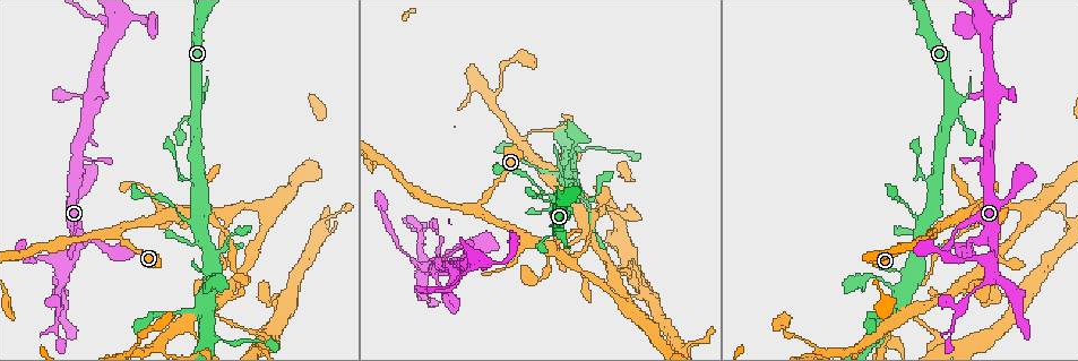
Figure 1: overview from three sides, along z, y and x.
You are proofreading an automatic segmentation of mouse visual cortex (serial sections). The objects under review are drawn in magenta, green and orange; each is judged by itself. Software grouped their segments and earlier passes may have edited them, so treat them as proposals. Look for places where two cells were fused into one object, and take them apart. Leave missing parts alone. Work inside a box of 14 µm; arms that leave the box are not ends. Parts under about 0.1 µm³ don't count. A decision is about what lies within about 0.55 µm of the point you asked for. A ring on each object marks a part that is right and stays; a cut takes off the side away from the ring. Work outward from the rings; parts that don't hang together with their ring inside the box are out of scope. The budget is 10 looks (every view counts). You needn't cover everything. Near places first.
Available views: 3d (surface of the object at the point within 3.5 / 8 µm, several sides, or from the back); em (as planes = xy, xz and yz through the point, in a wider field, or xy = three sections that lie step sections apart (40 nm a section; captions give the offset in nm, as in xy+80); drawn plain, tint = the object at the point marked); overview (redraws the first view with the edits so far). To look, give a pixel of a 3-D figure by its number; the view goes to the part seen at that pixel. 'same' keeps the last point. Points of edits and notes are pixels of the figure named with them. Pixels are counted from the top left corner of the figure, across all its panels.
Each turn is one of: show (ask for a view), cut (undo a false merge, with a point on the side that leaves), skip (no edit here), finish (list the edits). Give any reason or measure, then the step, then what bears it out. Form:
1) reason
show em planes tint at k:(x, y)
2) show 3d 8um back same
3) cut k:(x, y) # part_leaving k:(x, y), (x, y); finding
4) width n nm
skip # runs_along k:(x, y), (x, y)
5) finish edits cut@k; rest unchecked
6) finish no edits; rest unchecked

branch point
show 3d 3.5um back at 1:(479, 209)

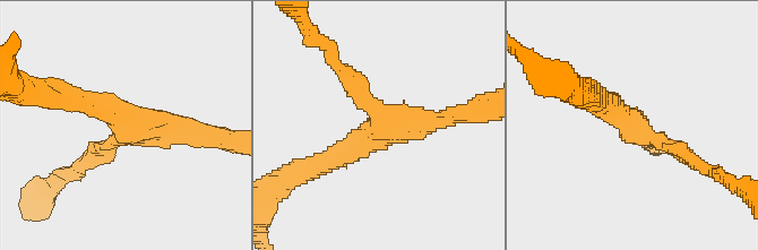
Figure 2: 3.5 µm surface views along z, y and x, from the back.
arms 3; arm_widths 200, 250, 250 nm
show em xy step 3 tint at 2:(130, 125)

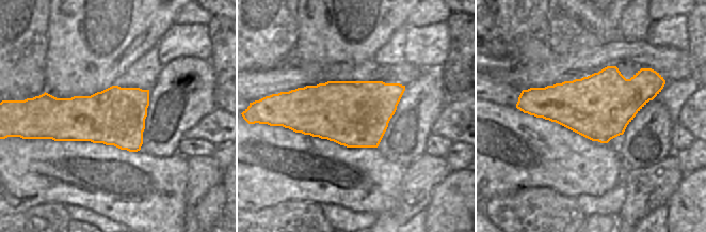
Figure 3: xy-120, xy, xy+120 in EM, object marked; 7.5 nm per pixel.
skip # runs_along 2:(686, 155), (636, 130), (599, 100); one cell here

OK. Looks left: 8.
calibre changes
show 3d 3.5um at 1:(994, 270)

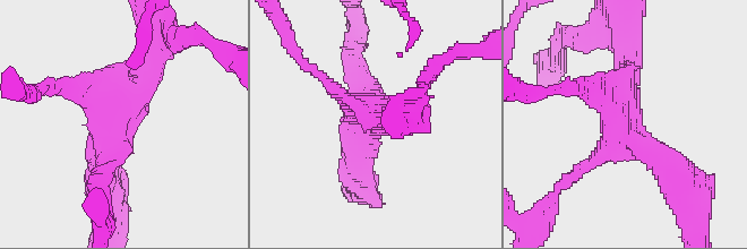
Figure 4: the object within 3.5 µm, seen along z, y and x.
show em xy step 3 tint at 4:(118, 117)

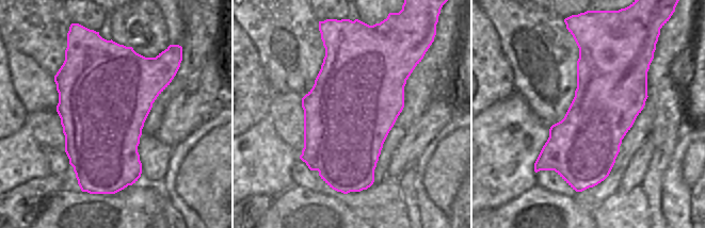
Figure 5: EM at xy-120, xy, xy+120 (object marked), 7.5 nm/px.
show em xy step 1 tint same

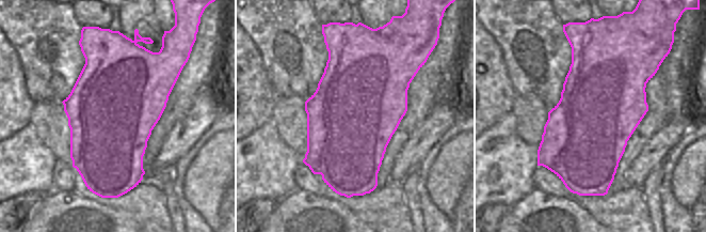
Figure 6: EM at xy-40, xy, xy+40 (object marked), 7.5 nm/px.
skip # runs_along 4:(627, 70), (621, 137), (683, 182); continuous, no second cell

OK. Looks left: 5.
thin arm on a thick one
show 3d 3.5um at 1:(984, 27)

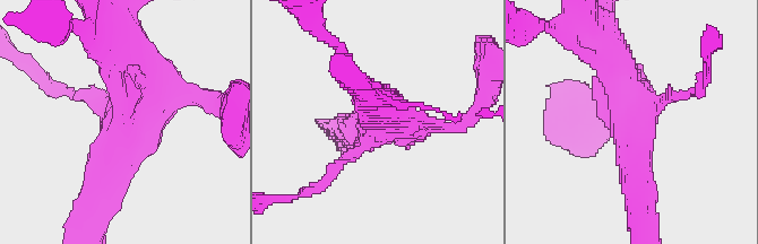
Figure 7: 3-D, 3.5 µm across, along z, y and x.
show em xy step 3 tint at 7:(630, 116)

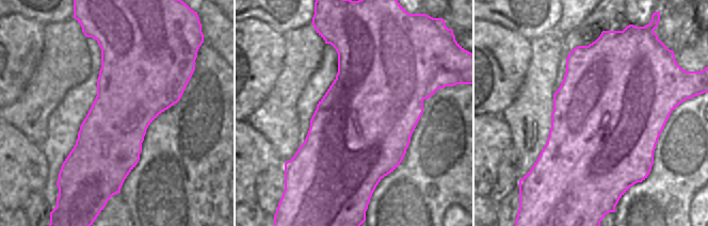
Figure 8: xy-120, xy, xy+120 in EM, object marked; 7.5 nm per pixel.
skip # runs_along 7:(97, 183), (126, 116), (198, 96); continuous, no second cell

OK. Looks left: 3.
arms part here
show 3d 3.5um at 1:(922, 307)

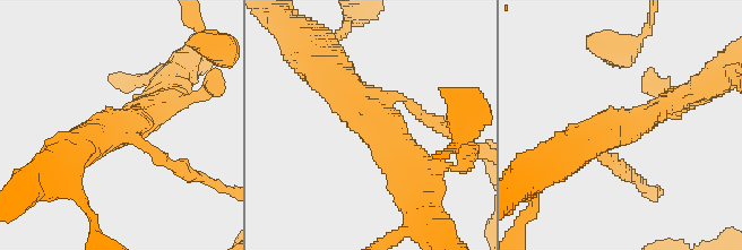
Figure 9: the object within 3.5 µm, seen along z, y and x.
arms 3; arm_widths 150, 350, 500 nm
show em xy step 2 tint at 9:(620, 124)

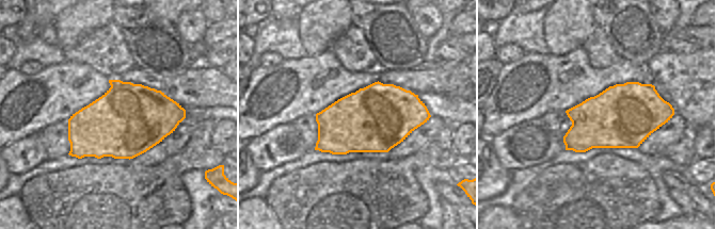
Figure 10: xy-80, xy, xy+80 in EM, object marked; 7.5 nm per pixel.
another direction
show em planes tint same

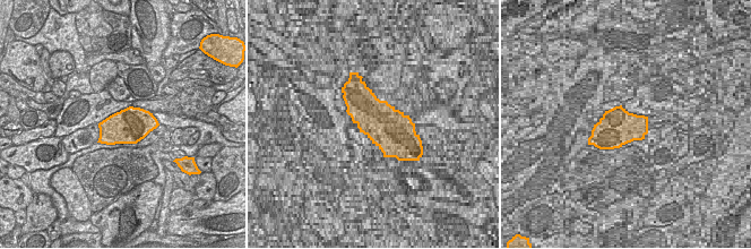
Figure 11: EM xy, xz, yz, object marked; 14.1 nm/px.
skip # runs_along 9:(674, 101), (598, 136), (617, 164); one cell here

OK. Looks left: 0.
finish no edits; rest unchecked

